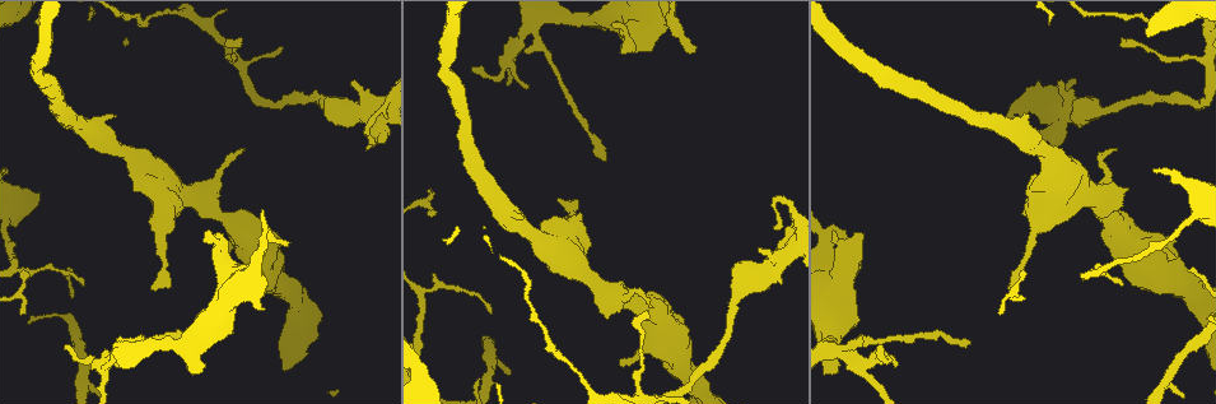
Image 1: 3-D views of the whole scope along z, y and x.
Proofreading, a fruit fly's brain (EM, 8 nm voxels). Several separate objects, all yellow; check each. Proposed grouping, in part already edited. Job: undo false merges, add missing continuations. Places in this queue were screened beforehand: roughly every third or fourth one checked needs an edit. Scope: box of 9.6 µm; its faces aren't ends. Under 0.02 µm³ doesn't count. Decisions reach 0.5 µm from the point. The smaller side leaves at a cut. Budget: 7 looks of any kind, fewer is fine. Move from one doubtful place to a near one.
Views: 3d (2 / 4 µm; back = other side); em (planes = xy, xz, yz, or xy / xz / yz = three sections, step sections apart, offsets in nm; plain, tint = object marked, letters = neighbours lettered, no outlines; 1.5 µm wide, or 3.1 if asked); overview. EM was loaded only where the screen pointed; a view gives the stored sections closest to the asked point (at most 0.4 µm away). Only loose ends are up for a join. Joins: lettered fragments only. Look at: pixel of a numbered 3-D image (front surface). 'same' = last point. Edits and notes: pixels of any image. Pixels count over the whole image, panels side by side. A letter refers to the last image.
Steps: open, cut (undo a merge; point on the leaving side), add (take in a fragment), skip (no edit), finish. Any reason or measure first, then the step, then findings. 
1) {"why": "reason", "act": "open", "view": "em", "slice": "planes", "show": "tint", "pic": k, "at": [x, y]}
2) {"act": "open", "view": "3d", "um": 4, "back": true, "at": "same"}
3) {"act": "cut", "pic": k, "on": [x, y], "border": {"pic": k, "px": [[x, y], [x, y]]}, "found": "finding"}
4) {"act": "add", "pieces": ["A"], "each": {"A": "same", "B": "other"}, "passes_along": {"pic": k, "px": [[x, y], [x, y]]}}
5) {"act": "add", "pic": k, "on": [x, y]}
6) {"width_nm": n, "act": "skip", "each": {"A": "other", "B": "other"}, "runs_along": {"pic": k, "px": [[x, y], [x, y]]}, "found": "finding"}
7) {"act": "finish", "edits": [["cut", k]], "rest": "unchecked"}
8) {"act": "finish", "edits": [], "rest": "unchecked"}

{"why": "branch stops here", "act": "open", "view": "3d", "um": 2, "back": true, "pic": 1, "at": [286, 246]}

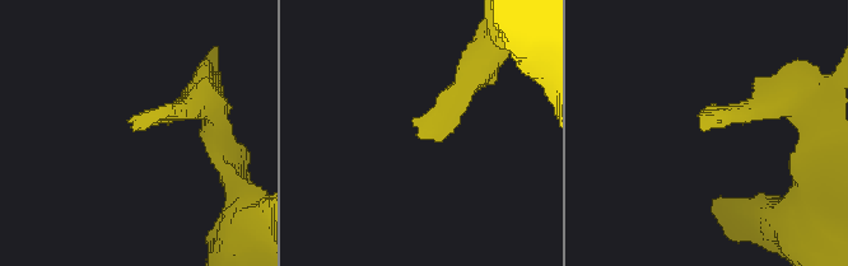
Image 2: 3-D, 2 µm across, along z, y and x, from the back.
{"act": "open", "view": "em", "slice": "planes", "show": "tint", "pic": 2, "at": [136, 127]}

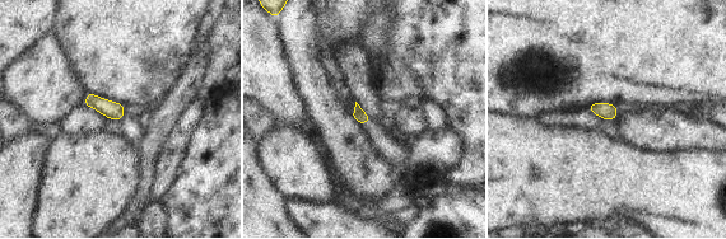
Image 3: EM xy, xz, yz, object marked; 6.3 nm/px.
{"act": "open", "view": "em", "slice": "planes", "show": "letters", "at": "same"}

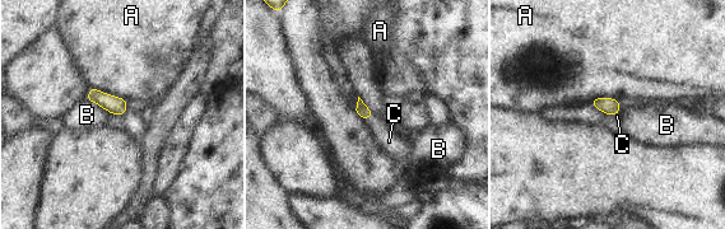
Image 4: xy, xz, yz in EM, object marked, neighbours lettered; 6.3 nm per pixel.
{"longest_contact_nm": ["A", 240], "act": "add", "pieces": ["C"], "each": {"A": "other", "B": "other", "C": "same"}, "passes_along": {"pic": 4, "px": [[362, 110], [368, 117], [389, 141]]}, "found": "it goes on there"}

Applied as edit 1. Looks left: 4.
{"why": "calibre changes", "act": "open", "view": "3d", "um": 2, "pic": 1, "at": [540, 45]}

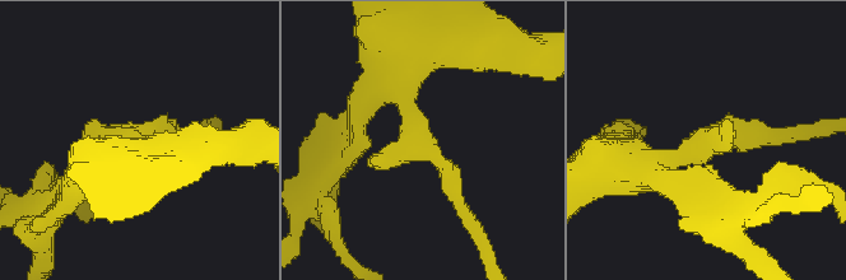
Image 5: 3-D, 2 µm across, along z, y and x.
{"why": "need the tissue", "act": "open", "view": "em", "slice": "planes", "show": "letters", "pic": 5, "at": [142, 133]}

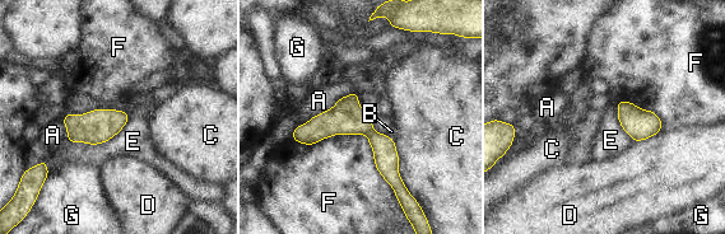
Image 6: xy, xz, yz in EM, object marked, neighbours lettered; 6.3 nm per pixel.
{"act": "skip", "each": {"A": "other", "B": "other", "C": "other", "D": "other", "E": "other", "F": "other", "G": "other"}, "runs_along": {"pic": 6, "px": [[297, 131], [361, 125], [398, 185]]}, "found": "one neuron here"}

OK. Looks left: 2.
{"why": "an open end", "act": "open", "view": "em", "slice": "xy", "step": 4, "show": "letters", "pic": 1, "at": [604, 158]}

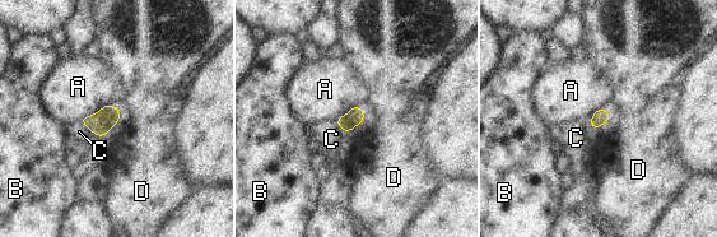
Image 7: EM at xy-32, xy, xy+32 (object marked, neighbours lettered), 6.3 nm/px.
{"act": "skip", "each": {"A": "other", "B": "other", "C": "other", "D": "other"}, "border": {"pic": 7, "px": [[359, 124], [349, 131]]}, "found": "none of them fits"}

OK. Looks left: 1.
{"act": "finish", "edits": [["add", 4]], "rest": "unchecked"}

